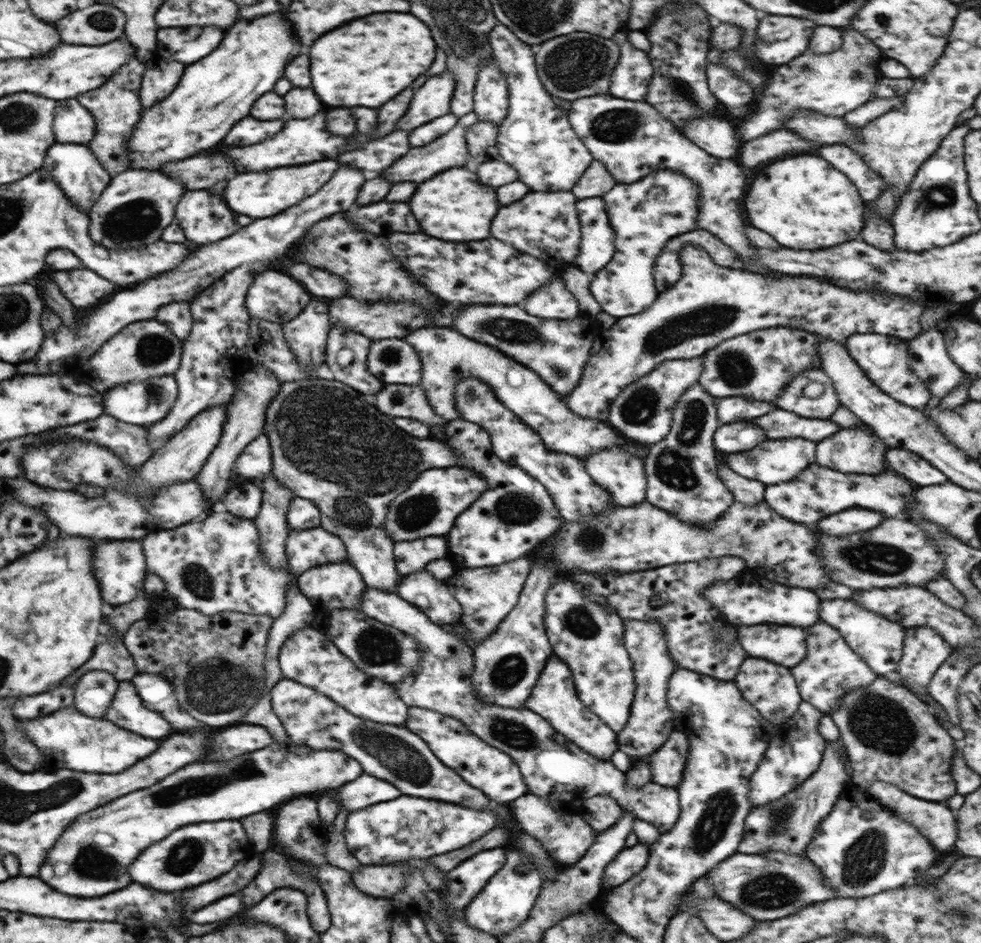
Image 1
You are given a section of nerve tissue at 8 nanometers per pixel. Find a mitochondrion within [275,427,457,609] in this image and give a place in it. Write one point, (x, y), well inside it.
(417, 512)

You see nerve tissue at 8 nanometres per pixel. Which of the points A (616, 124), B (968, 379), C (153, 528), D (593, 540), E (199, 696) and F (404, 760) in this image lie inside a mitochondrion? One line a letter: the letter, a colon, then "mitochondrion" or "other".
A: mitochondrion
B: other
C: other
D: mitochondrion
E: mitochondrion
F: mitochondrion

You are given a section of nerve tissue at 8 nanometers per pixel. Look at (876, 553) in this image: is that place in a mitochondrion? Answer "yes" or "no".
yes

